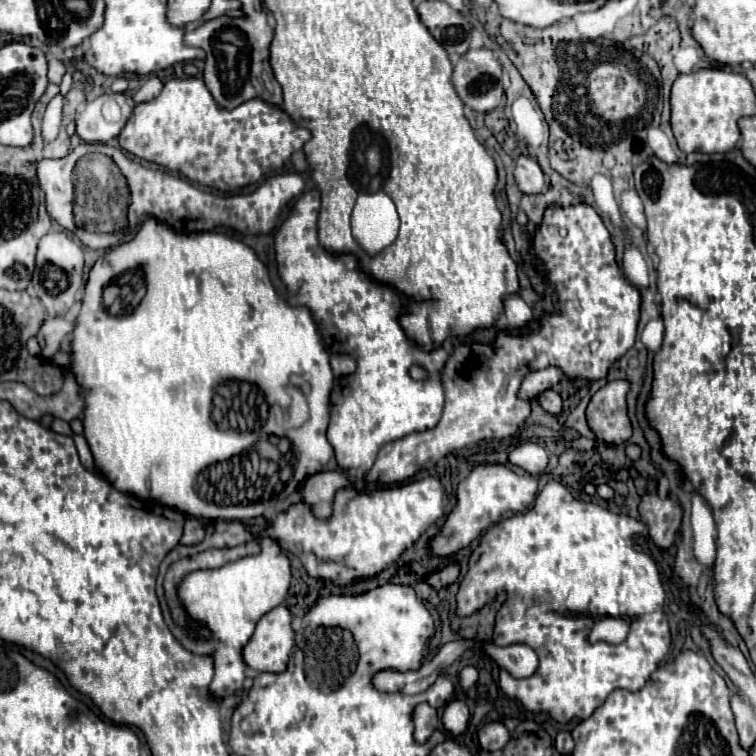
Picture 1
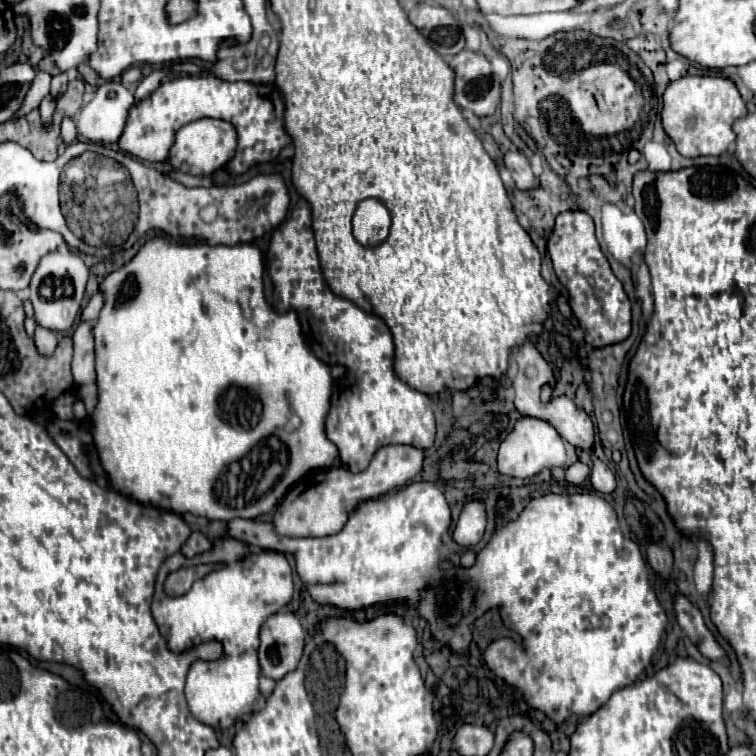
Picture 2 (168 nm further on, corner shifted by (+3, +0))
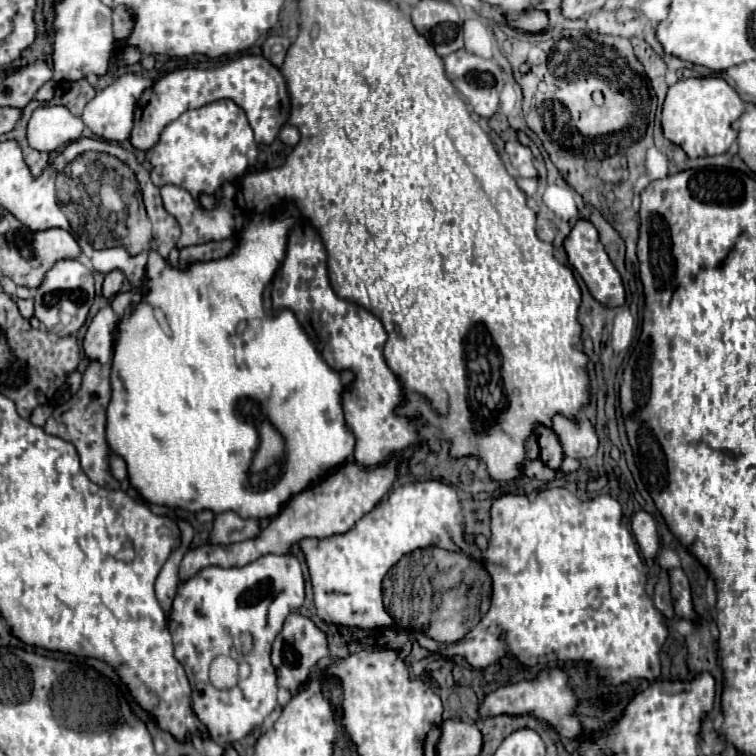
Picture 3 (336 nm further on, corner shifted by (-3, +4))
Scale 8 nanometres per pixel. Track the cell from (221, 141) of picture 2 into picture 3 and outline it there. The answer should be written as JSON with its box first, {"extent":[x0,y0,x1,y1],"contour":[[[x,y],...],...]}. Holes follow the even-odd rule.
{"extent":[146,99,258,199],"contour":[[[220,99],[198,109],[190,109],[174,123],[168,123],[162,129],[158,143],[146,151],[146,159],[152,165],[150,179],[156,187],[176,185],[198,199],[198,195],[204,193],[218,193],[222,183],[234,181],[252,171],[258,165],[258,145],[242,107],[232,99]]]}

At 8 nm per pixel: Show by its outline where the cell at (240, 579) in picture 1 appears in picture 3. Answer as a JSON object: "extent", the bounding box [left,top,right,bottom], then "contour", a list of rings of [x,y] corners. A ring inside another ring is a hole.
{"extent":[168,553,304,745],"contour":[[[292,553],[268,554],[240,569],[204,567],[178,587],[178,595],[168,617],[174,655],[190,679],[192,709],[206,725],[210,739],[218,745],[230,745],[244,739],[276,709],[278,685],[276,671],[270,661],[270,649],[286,615],[302,607],[302,603],[304,575],[300,562]],[[218,655],[230,655],[236,663],[248,663],[250,675],[228,691],[216,689],[208,681],[208,667]]]}

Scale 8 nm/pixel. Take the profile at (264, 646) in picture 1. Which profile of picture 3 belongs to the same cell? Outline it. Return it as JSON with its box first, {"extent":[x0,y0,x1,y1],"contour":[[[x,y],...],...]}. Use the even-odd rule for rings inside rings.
{"extent":[272,613,332,693],"contour":[[[290,613],[284,623],[284,629],[278,633],[278,637],[272,645],[272,663],[276,667],[278,685],[296,693],[298,687],[308,681],[316,663],[324,657],[332,657],[332,651],[328,649],[326,635],[308,617],[302,617],[298,613]]]}

